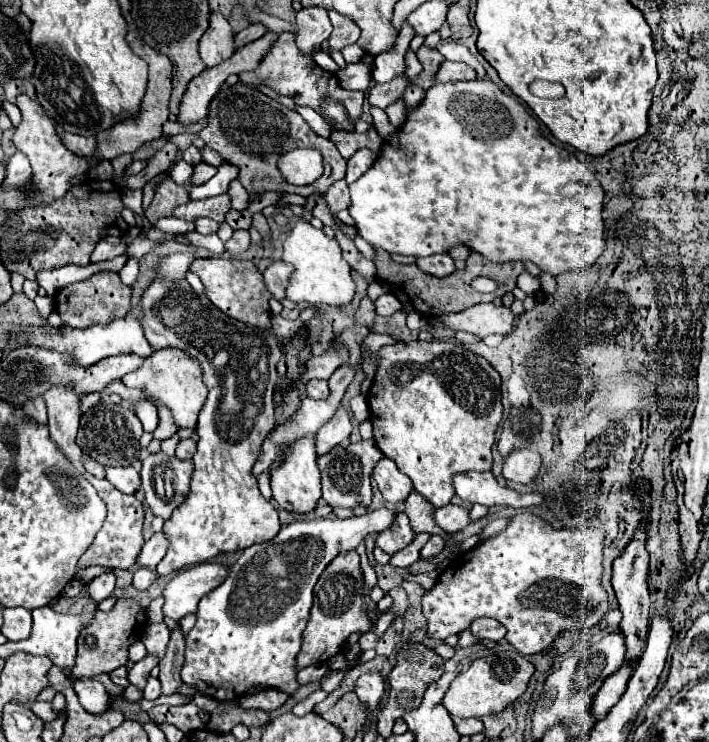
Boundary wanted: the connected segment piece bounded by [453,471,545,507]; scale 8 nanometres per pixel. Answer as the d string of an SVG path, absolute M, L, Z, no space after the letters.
M469 471L461 473L453 479L455 491L463 501L469 503L481 503L485 507L491 505L507 505L507 507L531 507L531 505L541 505L545 495L541 493L517 493L507 487L499 487L497 479L493 477L491 471Z

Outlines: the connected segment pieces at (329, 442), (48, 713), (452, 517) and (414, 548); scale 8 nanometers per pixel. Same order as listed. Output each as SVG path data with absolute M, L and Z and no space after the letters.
M339 407L335 411L335 415L317 429L317 435L315 435L317 455L325 455L335 445L349 439L349 435L351 435L351 419L349 419L345 407Z
M35 701L33 705L31 705L31 709L35 711L35 715L43 721L43 723L49 723L49 721L53 721L53 709L51 709L51 703L41 703L41 701Z
M453 503L437 509L437 511L435 511L435 521L437 521L437 525L439 525L441 529L445 529L445 531L451 533L451 535L457 533L457 531L461 531L461 529L465 529L465 527L471 523L469 511L467 511L465 507L453 505Z
M419 533L419 535L415 535L415 539L405 547L405 549L401 549L401 551L397 551L393 557L391 557L391 565L393 567L403 567L403 569L407 569L407 567L411 567L417 559L419 559L419 551L421 551L421 547L429 541L429 533Z

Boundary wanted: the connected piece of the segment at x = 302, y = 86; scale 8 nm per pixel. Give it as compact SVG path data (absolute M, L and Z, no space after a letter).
M281 33L277 43L273 45L273 51L269 51L269 55L265 55L265 59L253 69L253 71L243 71L237 75L239 83L255 87L255 85L267 85L269 89L273 89L275 93L289 97L295 101L295 105L303 105L303 107L311 107L315 111L319 111L321 99L325 97L337 97L343 101L343 105L347 107L347 113L353 121L359 119L361 115L361 105L363 105L363 91L351 91L341 89L337 85L335 75L331 72L323 70L319 67L313 57L303 55L299 51L299 47L295 45L295 37L291 33Z

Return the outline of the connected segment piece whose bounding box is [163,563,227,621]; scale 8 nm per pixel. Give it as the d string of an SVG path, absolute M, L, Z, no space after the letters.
M201 563L201 565L195 565L191 569L177 573L163 591L163 597L165 597L163 613L175 621L185 617L187 613L195 613L201 597L205 597L209 591L217 589L225 579L227 579L227 567L221 563Z

